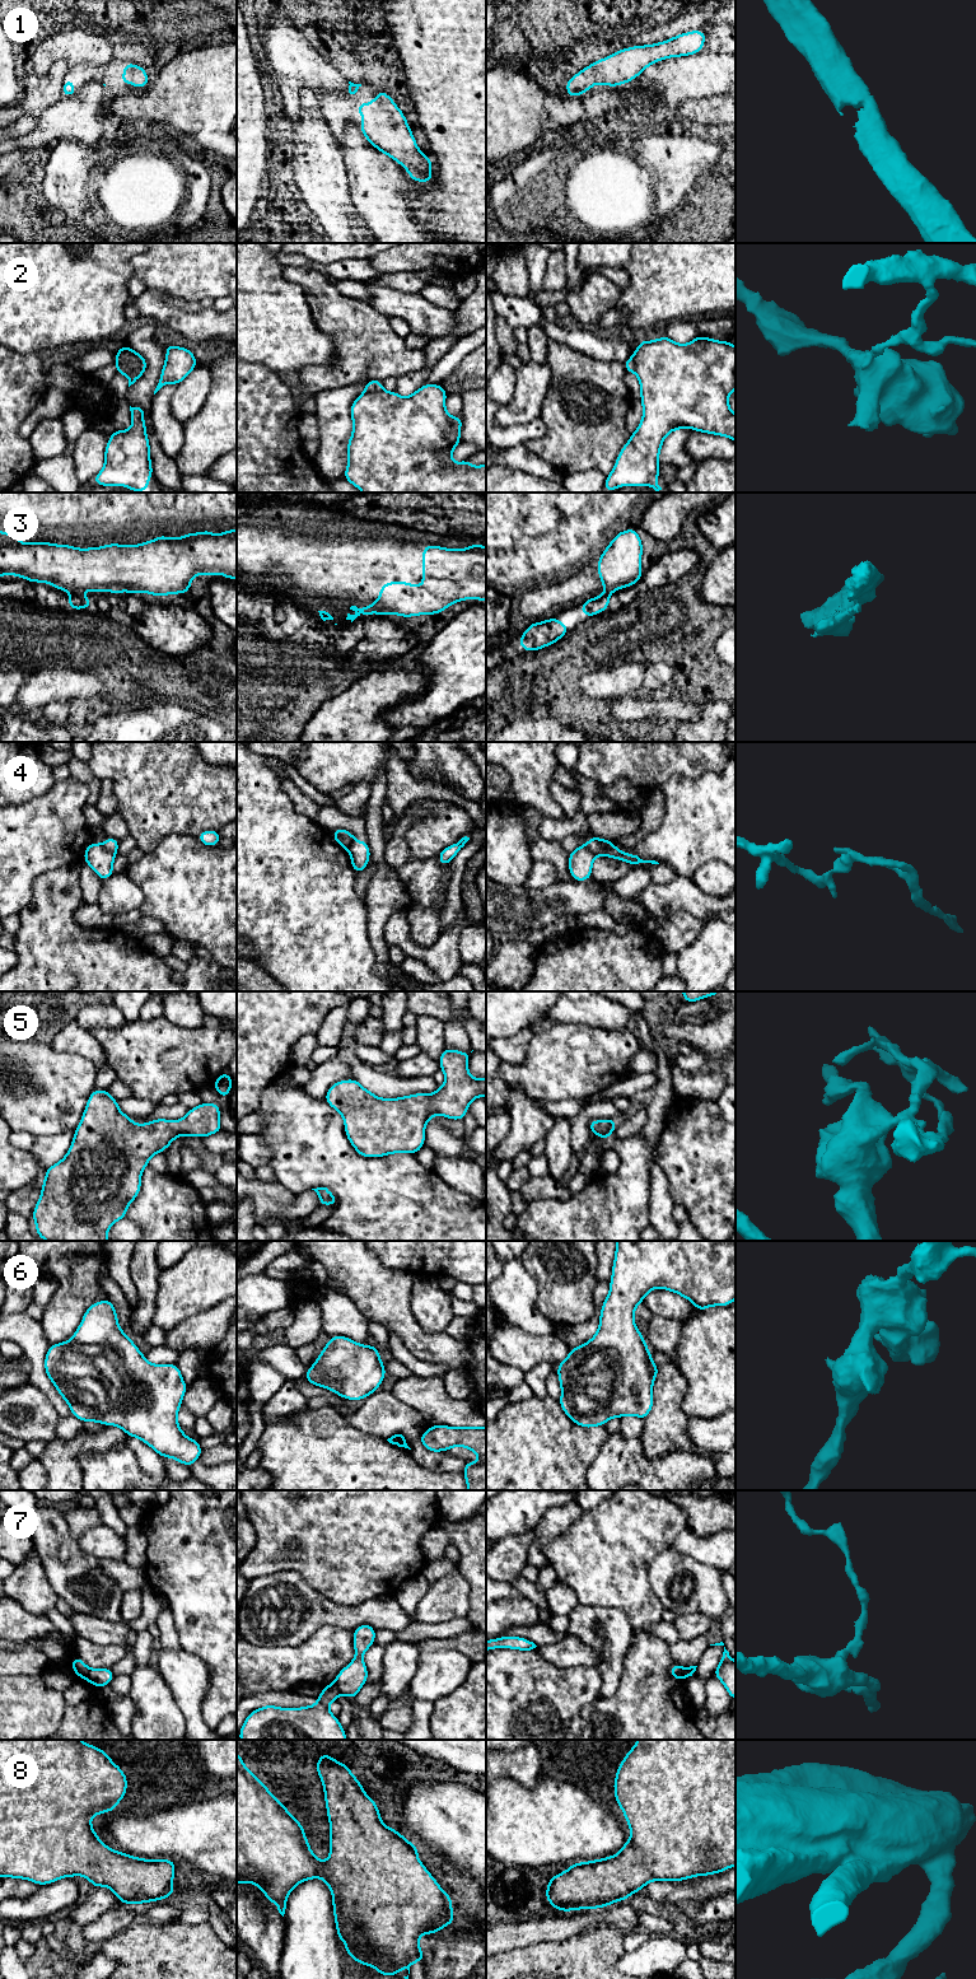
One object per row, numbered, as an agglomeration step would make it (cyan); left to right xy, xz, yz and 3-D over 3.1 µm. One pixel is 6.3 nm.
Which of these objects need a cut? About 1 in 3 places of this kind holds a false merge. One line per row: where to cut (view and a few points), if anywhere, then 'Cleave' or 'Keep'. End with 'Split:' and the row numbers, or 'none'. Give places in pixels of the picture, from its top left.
1: No split. Keep
2: Split along xz (382, 390), (364, 392). Cleave
3: Split along xy (71, 592), (78, 593). Cleave
4: Split along xy (104, 843), (115, 854). Cleave
5: No split. Keep
6: No split. Keep
7: Split along xz (334, 1683), (341, 1693). Cleave
8: No split. Keep
Split: 2, 3, 4, 7

